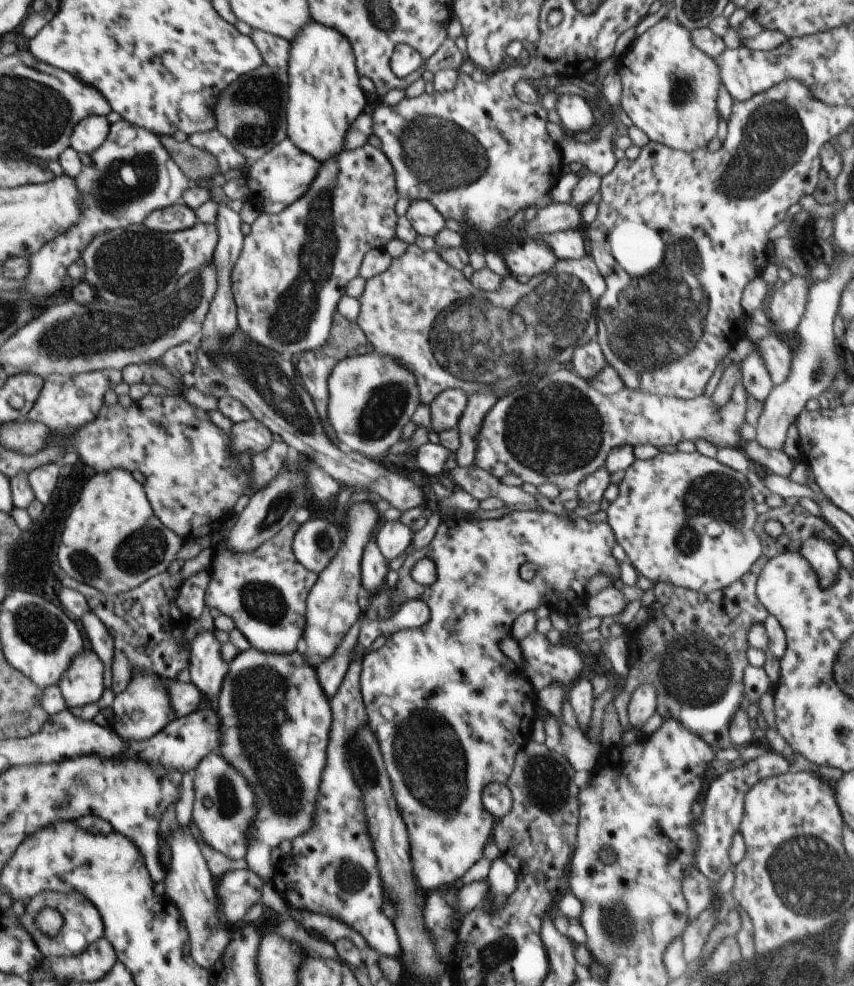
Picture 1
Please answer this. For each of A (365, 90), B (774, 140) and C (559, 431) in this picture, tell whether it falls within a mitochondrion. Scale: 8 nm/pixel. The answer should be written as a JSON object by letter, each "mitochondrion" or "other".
{"A":"other","B":"mitochondrion","C":"mitochondrion"}

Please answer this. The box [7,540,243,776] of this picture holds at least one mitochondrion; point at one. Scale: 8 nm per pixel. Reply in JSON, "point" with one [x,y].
{"point":[41,627]}

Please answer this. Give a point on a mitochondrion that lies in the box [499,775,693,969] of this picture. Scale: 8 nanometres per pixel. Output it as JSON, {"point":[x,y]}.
{"point":[620,923]}

